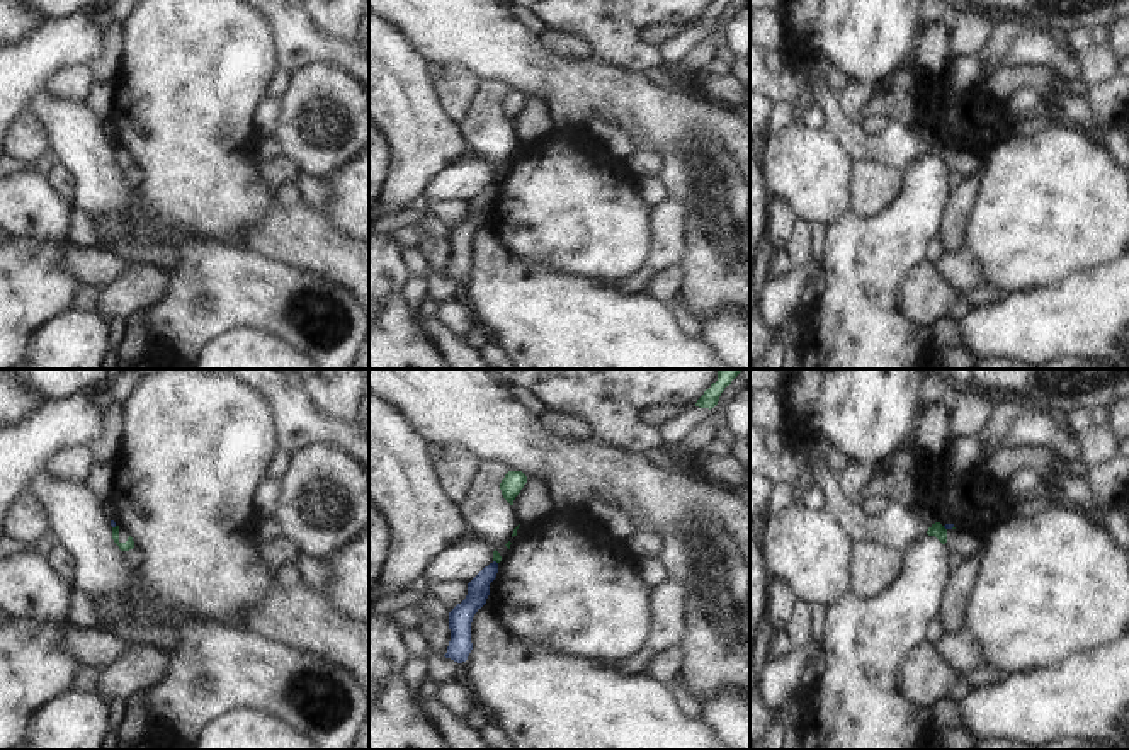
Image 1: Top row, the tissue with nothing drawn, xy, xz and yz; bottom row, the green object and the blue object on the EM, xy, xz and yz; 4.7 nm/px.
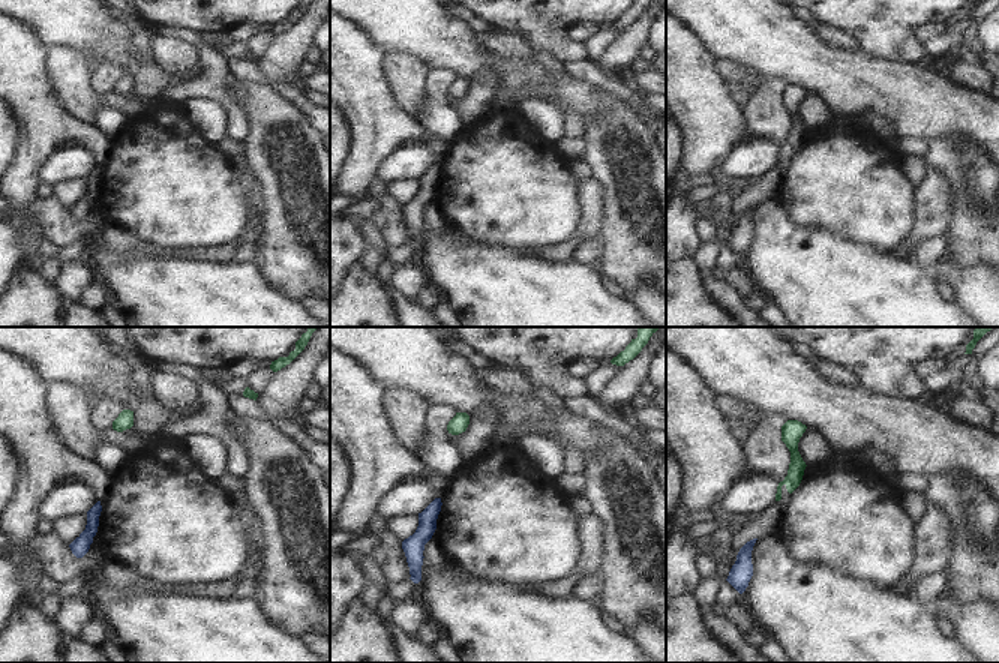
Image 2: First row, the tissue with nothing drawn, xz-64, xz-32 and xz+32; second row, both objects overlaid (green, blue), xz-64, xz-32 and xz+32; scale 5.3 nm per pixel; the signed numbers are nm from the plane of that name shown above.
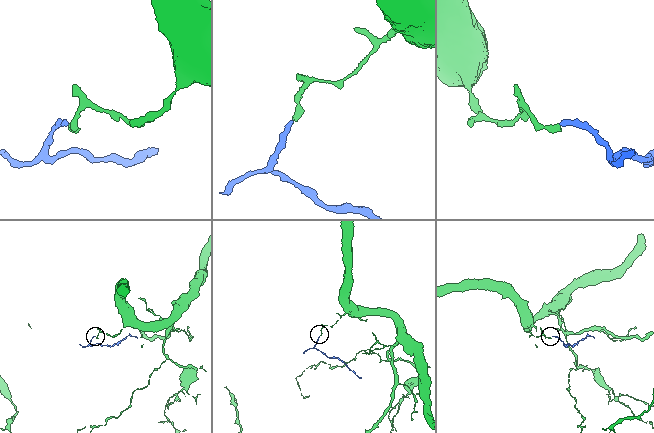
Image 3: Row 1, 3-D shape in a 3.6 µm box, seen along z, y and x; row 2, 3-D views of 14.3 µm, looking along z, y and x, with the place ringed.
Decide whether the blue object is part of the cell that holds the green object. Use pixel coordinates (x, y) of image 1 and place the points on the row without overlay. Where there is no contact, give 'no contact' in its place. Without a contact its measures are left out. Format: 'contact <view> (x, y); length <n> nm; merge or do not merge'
contact xz (495, 179); length 30 nm; do not merge

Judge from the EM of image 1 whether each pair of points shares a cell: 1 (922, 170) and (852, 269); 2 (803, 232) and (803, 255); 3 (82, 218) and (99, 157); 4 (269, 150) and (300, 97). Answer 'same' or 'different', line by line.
1: same
2: same
3: different
4: different

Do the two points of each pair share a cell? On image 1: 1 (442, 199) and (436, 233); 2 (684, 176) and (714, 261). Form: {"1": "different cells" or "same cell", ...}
{"1": "different cells", "2": "same cell"}

